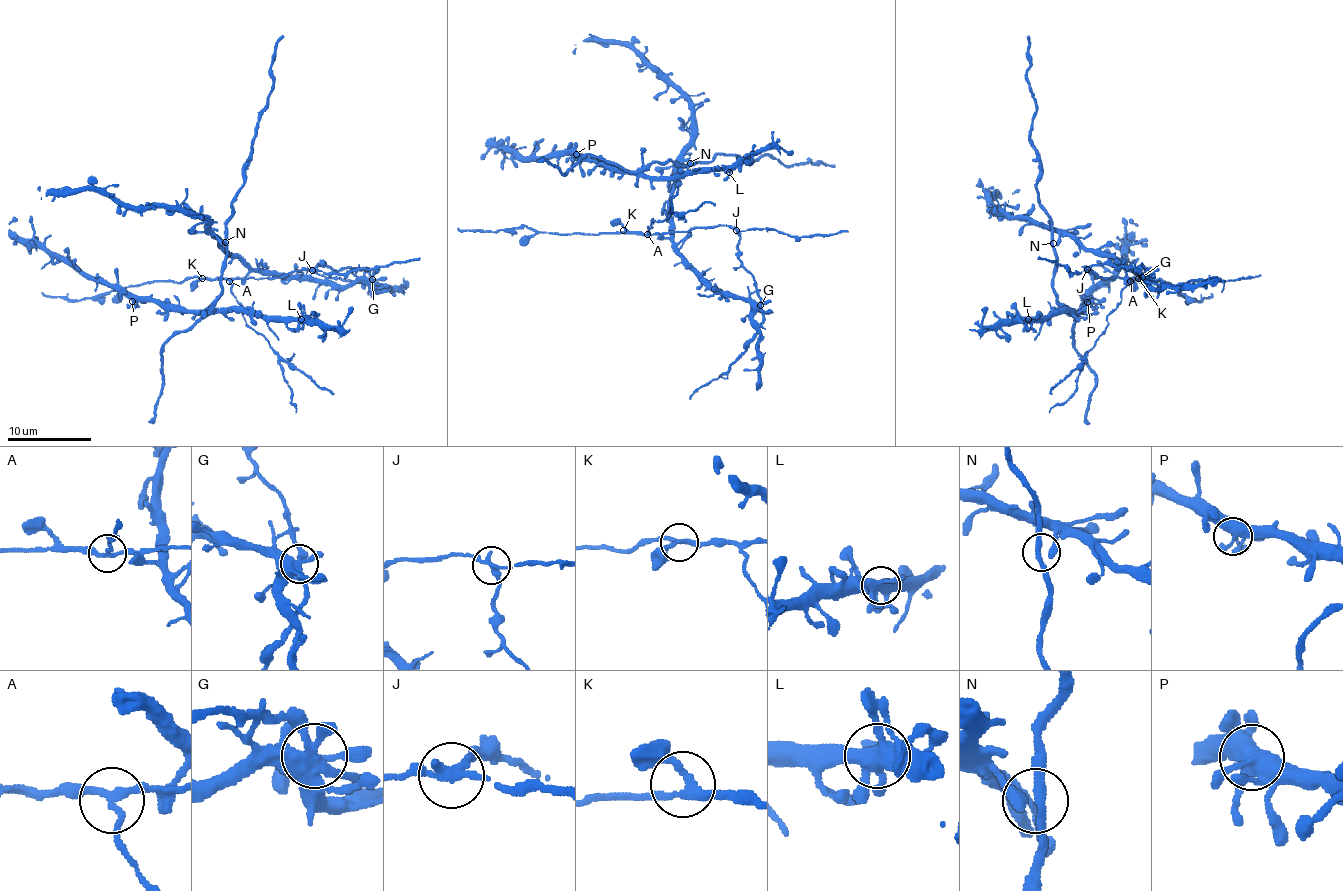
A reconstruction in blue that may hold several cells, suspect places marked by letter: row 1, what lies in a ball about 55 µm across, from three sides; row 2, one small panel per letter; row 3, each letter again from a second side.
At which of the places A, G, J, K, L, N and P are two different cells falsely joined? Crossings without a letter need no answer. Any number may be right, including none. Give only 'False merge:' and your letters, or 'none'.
False merge: A, G, J

